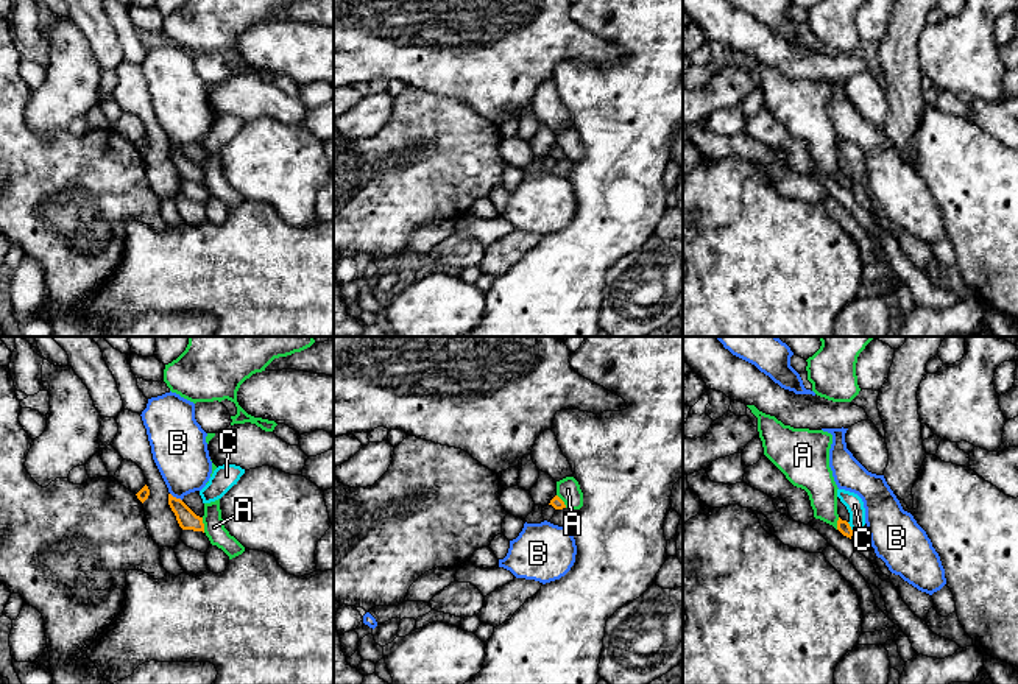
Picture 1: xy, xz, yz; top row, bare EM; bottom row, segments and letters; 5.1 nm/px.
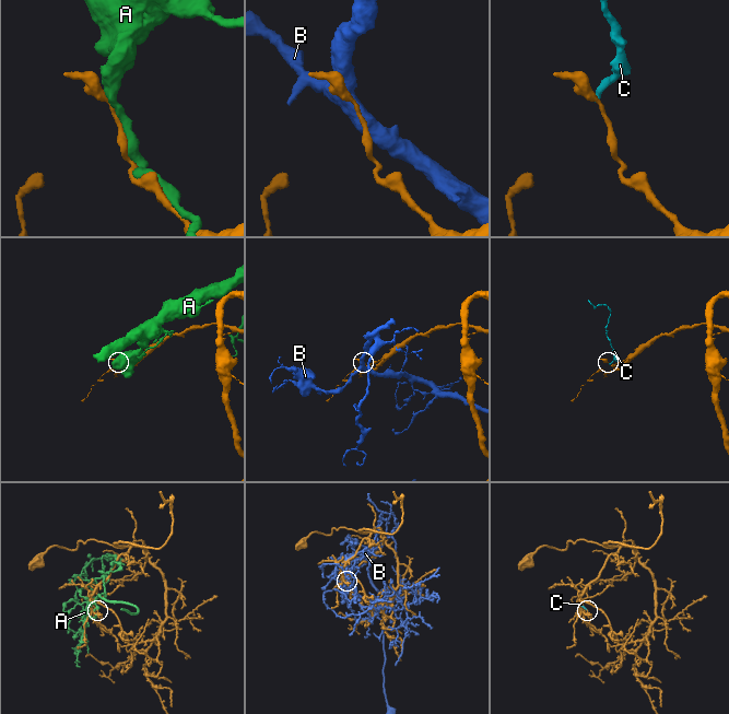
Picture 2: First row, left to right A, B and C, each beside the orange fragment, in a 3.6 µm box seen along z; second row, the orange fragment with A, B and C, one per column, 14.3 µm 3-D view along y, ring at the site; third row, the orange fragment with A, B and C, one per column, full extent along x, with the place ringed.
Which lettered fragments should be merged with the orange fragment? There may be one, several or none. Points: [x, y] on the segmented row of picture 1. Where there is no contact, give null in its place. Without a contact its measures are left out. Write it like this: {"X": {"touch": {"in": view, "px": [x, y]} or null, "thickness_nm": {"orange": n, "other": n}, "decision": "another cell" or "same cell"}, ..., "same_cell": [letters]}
{"A": {"touch": {"in": "xy", "px": [203, 525]}, "thickness_nm": {"orange": 100, "other": 110}, "decision": "another cell"}, "B": {"touch": {"in": "xy", "px": [175, 497]}, "thickness_nm": {"orange": 100, "other": 280}, "decision": "another cell"}, "C": {"touch": {"in": "yz", "px": [850, 527]}, "thickness_nm": {"orange": 70, "other": 90}, "decision": "another cell"}, "same_cell": []}

